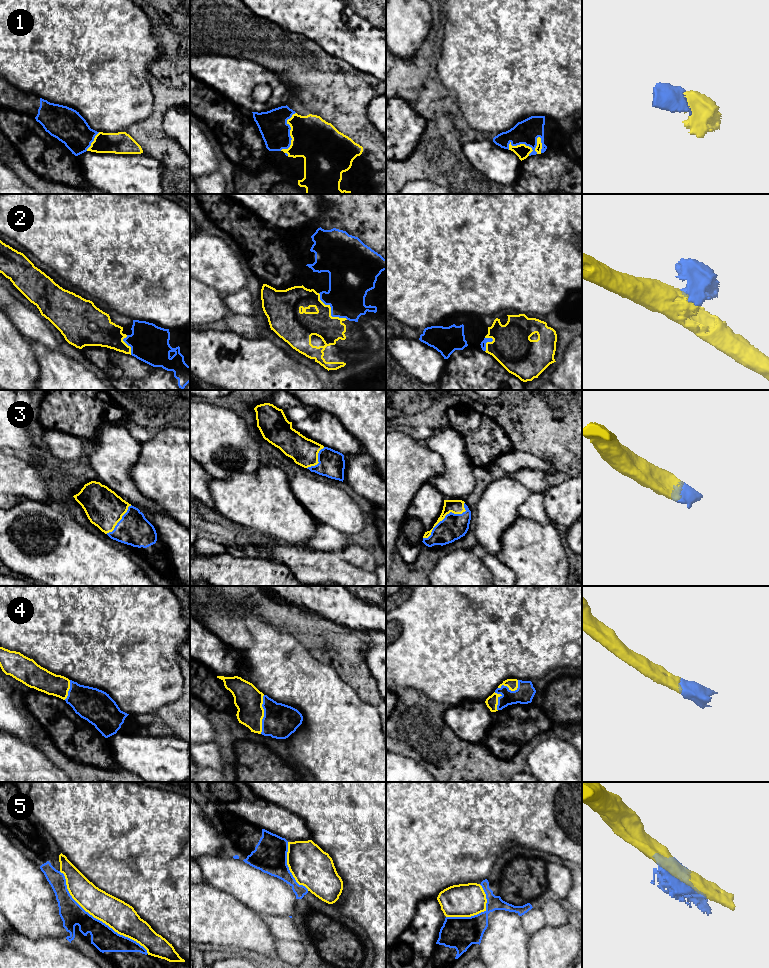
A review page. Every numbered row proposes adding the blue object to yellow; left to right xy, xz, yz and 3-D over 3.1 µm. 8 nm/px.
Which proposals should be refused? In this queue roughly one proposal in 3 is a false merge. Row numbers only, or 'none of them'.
2, 5

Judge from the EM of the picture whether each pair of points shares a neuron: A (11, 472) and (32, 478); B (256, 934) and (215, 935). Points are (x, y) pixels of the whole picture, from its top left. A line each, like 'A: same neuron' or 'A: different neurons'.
A: same neuron
B: same neuron

